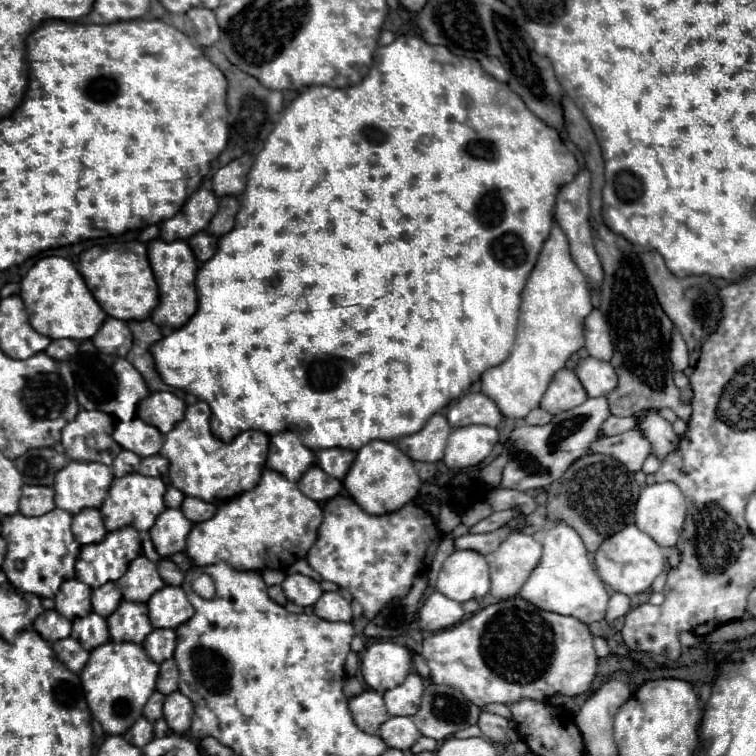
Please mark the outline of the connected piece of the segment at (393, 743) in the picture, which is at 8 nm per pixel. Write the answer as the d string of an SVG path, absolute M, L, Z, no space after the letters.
M395 716L389 718L381 730L379 736L383 738L383 742L389 748L397 748L397 750L409 750L417 740L419 740L419 730L413 724L413 720L409 716Z

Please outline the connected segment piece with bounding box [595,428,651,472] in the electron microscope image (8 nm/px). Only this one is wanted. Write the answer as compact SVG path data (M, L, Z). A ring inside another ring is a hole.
M639 428L595 442L595 452L619 460L629 472L641 470L643 462L651 454L651 450L645 450L645 436Z

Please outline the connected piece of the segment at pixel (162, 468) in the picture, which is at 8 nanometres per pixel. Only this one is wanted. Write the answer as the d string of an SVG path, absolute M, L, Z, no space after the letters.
M159 454L141 460L139 474L143 474L143 476L165 476L167 472L169 472L169 462L167 462L167 458L163 458Z

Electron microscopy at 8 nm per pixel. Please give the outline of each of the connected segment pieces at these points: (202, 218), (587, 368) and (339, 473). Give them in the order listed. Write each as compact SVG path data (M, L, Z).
M199 188L195 190L195 194L191 194L191 198L185 202L179 214L169 218L167 222L161 222L159 238L165 242L187 240L193 234L205 230L215 212L217 212L215 194L207 188Z
M591 356L579 362L577 376L589 396L607 396L617 388L619 382L615 368L609 362L599 362Z
M327 448L327 450L319 450L317 452L317 464L331 474L333 478L343 480L343 476L347 474L351 462L355 460L355 452L353 450L339 450L339 448Z

